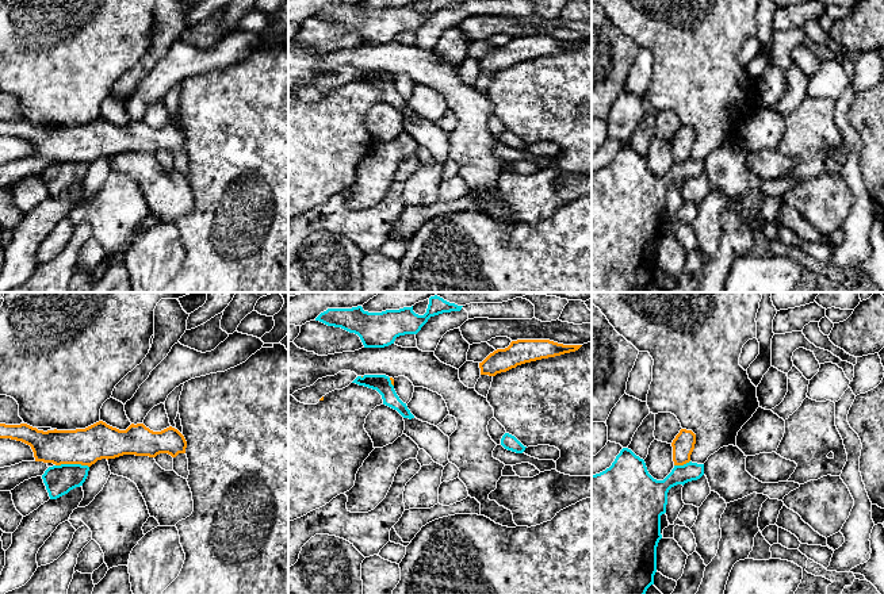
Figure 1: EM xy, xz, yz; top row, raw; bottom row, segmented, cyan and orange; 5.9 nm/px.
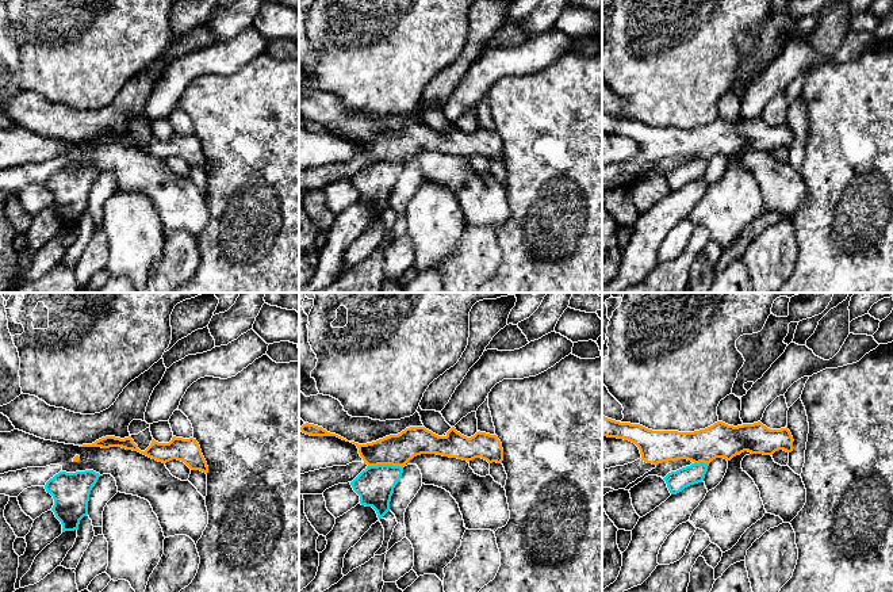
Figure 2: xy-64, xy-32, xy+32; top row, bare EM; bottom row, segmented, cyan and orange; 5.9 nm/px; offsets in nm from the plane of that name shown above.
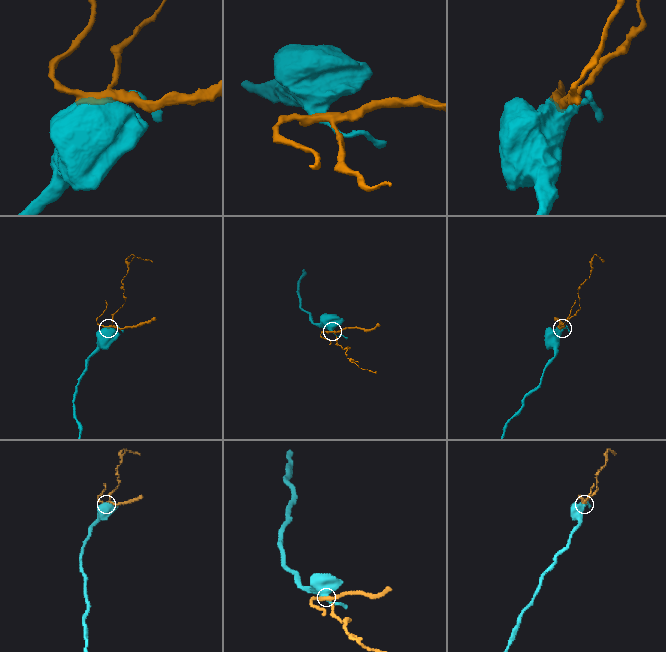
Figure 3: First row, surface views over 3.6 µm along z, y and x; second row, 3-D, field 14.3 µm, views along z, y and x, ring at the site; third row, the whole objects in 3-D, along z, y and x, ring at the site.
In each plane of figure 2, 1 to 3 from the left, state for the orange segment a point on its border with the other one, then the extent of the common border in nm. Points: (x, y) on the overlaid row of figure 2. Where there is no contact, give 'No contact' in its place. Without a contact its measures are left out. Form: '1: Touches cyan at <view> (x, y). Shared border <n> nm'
1: No contact
2: Touches cyan at xy-32 (386, 465). Shared border 200 nm
3: Touches cyan at xy+32 (701, 462). Shared border 90 nm

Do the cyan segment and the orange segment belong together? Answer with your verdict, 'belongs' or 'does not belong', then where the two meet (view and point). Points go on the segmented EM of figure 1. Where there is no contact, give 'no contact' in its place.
does not belong | xy (72, 464)

